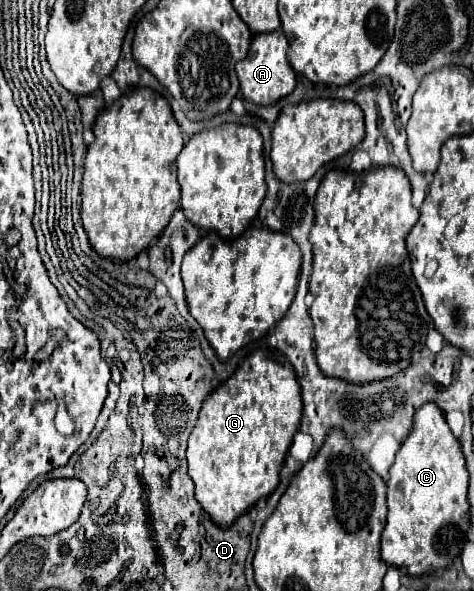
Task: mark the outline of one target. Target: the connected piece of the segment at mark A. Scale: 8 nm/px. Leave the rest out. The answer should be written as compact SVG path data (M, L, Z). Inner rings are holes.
M282 29L272 33L256 33L252 37L248 55L236 63L236 73L244 99L258 105L270 105L292 93L296 85L296 71L290 67L286 53L288 53L288 39L284 37Z

